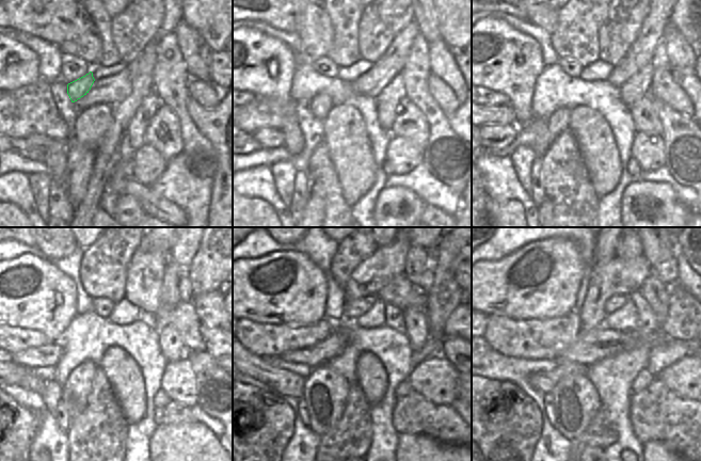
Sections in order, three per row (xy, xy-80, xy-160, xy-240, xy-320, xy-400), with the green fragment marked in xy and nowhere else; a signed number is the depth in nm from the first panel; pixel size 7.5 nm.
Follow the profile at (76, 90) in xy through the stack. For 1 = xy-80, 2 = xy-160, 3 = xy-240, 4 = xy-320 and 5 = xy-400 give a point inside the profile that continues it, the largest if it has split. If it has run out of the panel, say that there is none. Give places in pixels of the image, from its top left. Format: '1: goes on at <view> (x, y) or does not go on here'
1: goes on at xy-80 (321, 104)
2: goes on at xy-160 (559, 131)
3: goes on at xy-240 (86, 375)
4: goes on at xy-320 (323, 383)
5: goes on at xy-400 (579, 402)

